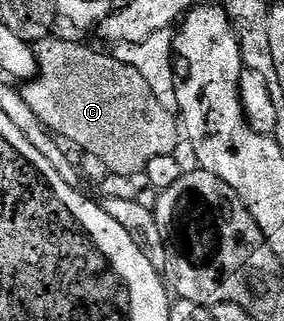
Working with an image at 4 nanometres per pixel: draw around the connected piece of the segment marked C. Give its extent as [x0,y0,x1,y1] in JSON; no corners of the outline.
[21,34,180,177]

